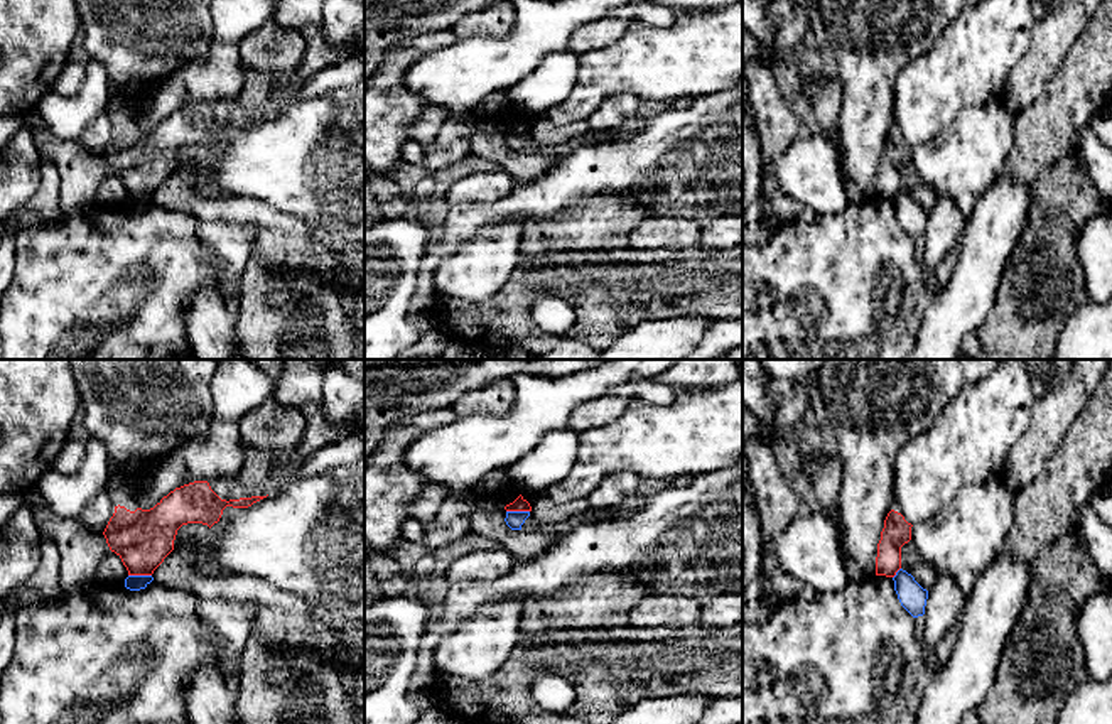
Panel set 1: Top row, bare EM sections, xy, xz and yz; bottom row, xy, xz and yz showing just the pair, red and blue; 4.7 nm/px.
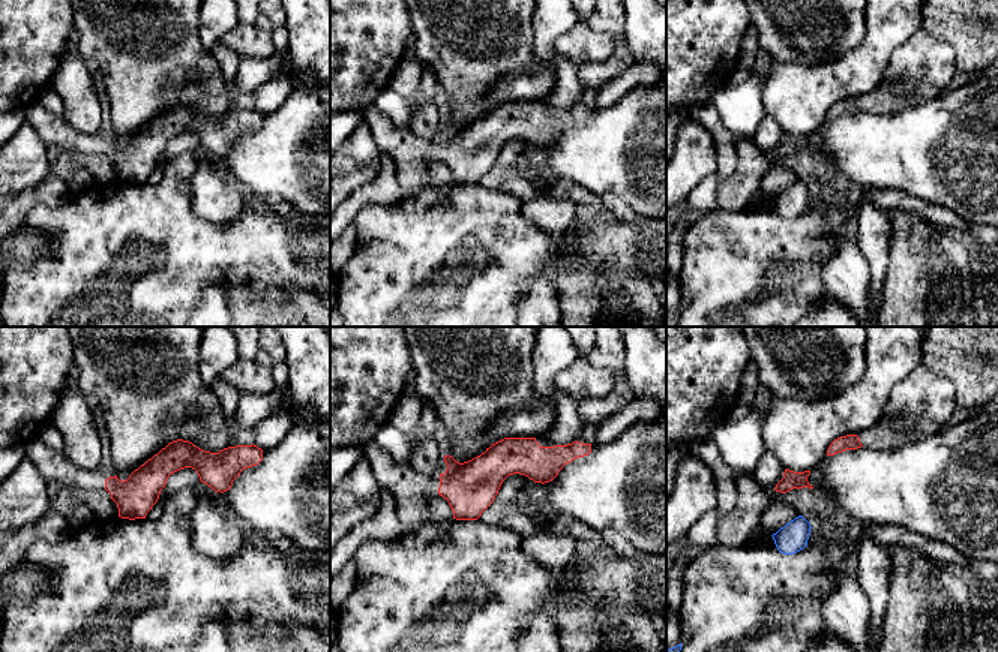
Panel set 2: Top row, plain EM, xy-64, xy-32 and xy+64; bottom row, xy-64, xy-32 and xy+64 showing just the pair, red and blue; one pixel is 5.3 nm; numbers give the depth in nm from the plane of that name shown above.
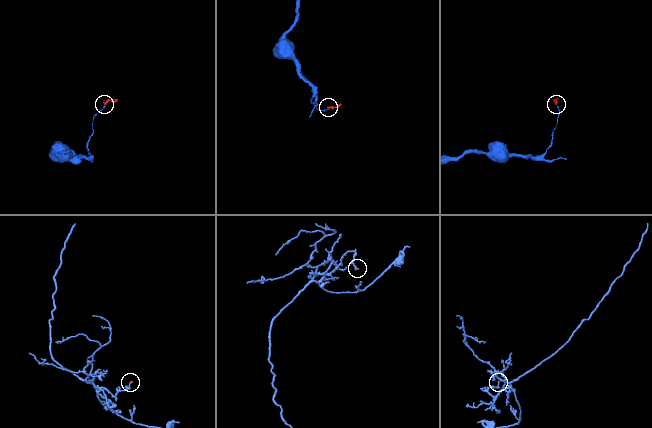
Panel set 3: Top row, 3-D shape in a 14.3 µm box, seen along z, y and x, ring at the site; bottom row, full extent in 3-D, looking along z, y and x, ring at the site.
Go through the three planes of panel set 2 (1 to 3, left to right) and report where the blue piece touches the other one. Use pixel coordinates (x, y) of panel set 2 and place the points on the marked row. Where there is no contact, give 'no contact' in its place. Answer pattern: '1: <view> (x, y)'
1: no contact
2: no contact
3: no contact

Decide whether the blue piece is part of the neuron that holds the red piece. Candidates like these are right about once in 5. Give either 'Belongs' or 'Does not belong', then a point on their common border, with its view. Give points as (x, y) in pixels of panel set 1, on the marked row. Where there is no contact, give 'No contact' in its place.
Does not belong. Touches red at xy (140, 574)

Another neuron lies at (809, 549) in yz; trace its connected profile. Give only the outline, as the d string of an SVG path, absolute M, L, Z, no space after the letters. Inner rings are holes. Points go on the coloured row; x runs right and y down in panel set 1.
M800 511L776 535L780 567L815 592L840 592L850 581L835 520L825 511Z

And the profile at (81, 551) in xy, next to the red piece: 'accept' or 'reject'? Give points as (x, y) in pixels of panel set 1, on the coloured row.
accept

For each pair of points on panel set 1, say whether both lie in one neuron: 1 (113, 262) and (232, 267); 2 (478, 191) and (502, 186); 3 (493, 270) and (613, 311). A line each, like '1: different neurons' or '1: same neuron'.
1: different neurons
2: same neuron
3: different neurons

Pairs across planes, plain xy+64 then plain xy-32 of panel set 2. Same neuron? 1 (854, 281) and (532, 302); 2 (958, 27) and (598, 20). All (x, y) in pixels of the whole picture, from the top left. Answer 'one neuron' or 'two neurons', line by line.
1: one neuron
2: one neuron

